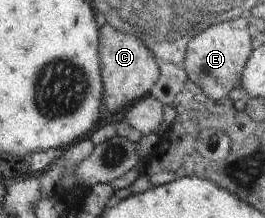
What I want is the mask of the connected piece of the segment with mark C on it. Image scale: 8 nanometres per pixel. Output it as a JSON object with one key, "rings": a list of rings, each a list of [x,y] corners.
{"rings":[[[103,24],[99,28],[97,53],[100,80],[104,88],[101,92],[104,97],[101,102],[101,108],[108,115],[123,112],[130,104],[149,94],[152,85],[159,77],[158,62],[145,47],[145,44],[138,37],[118,32],[109,24]]]}

